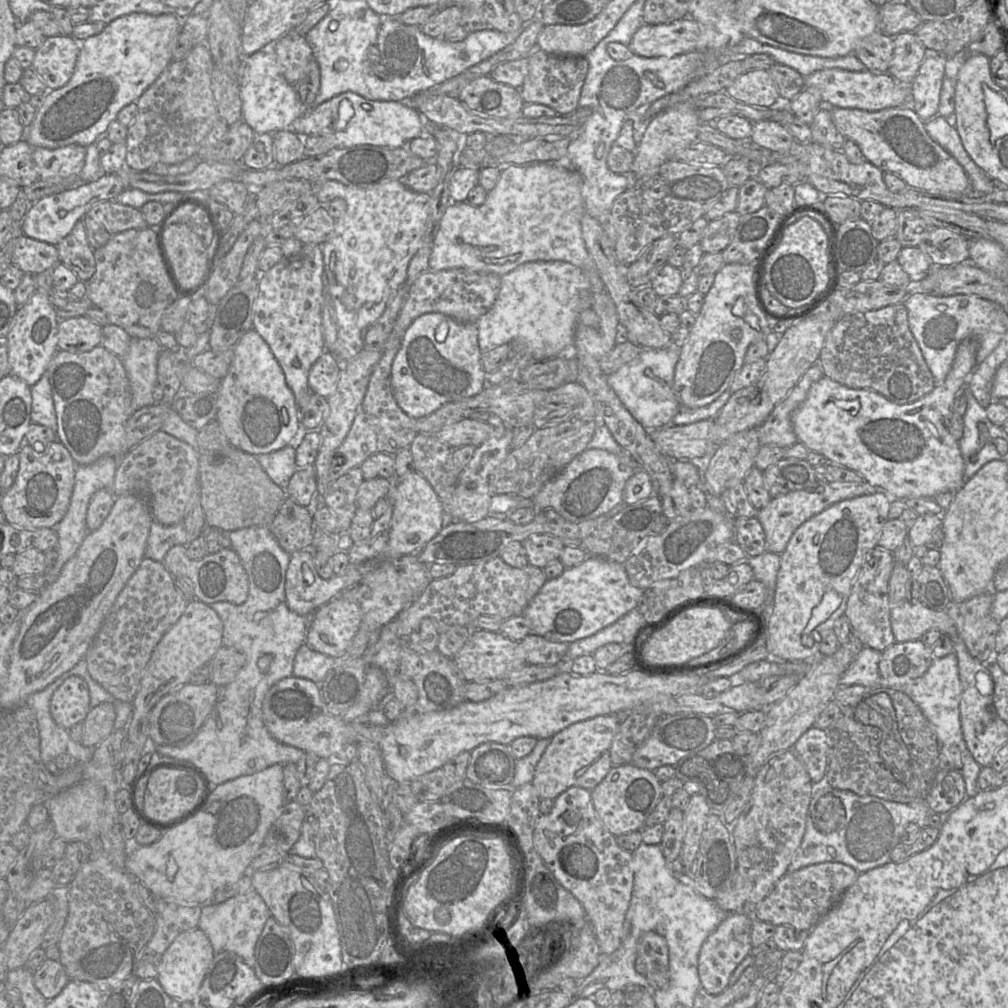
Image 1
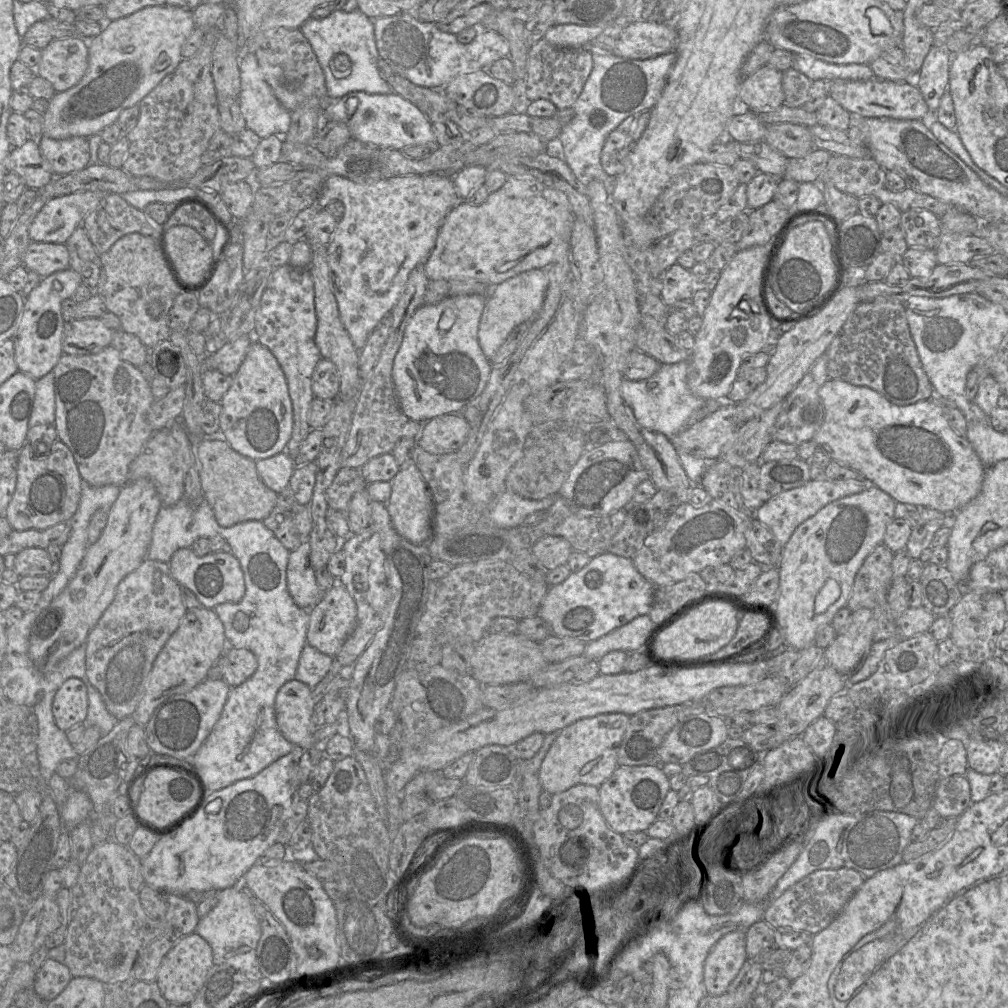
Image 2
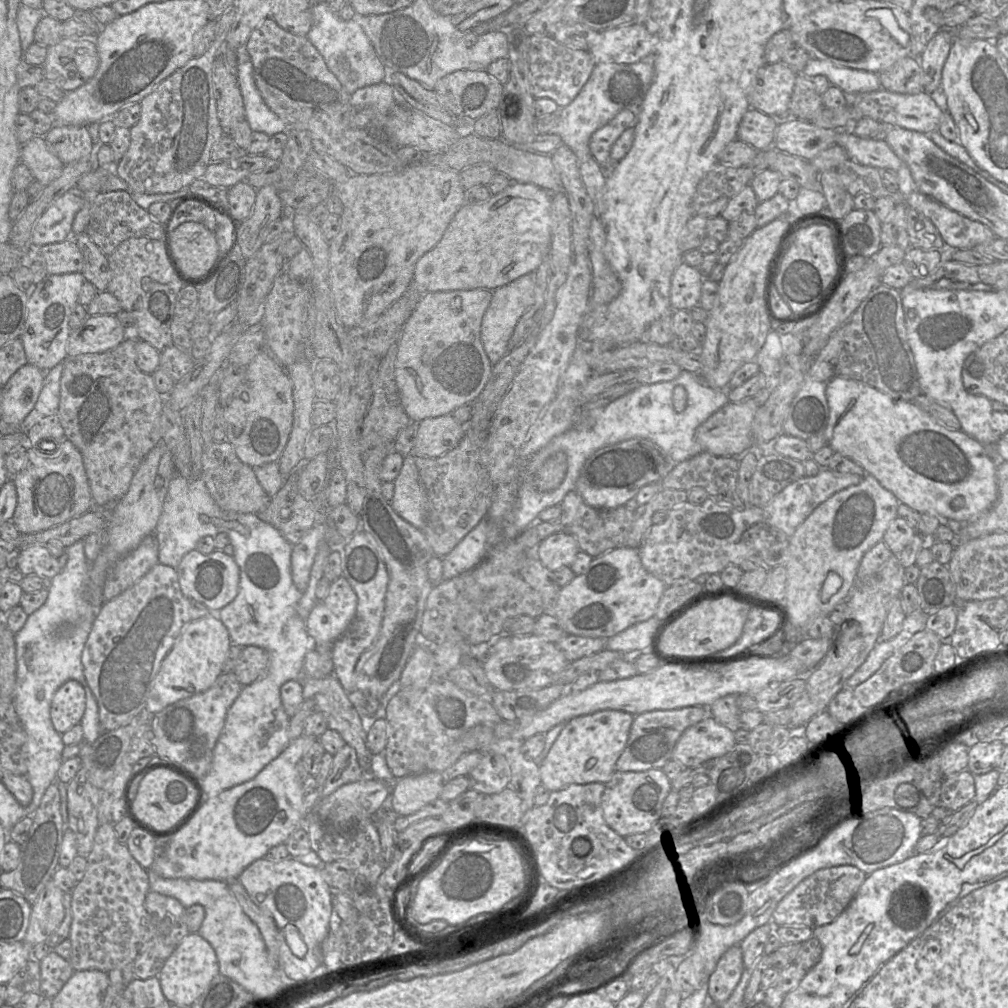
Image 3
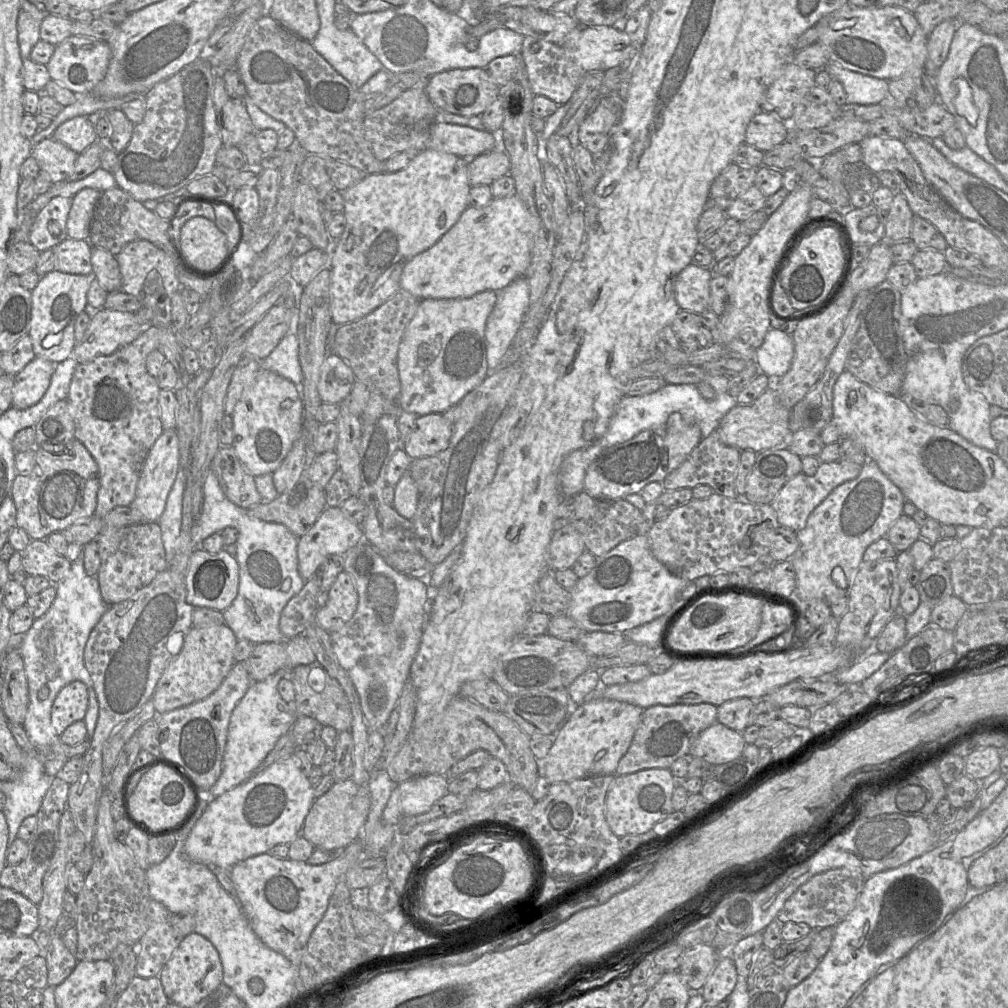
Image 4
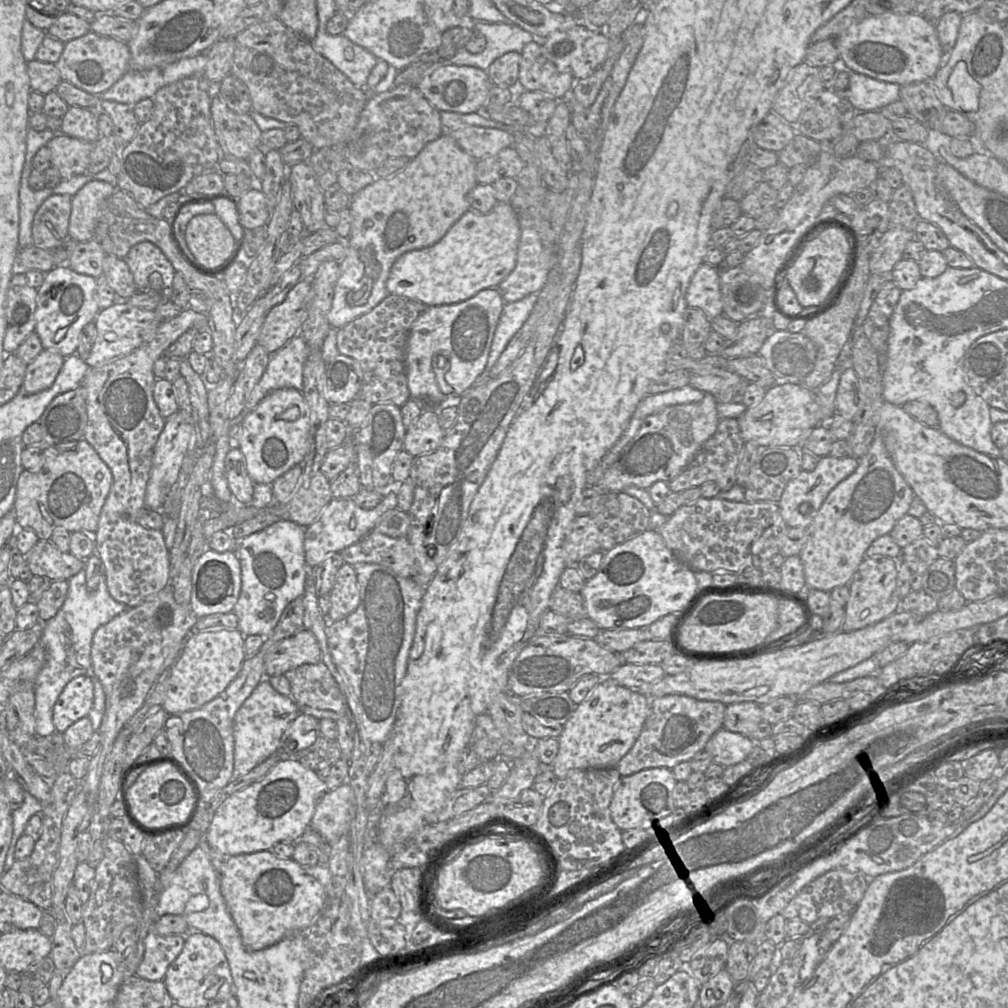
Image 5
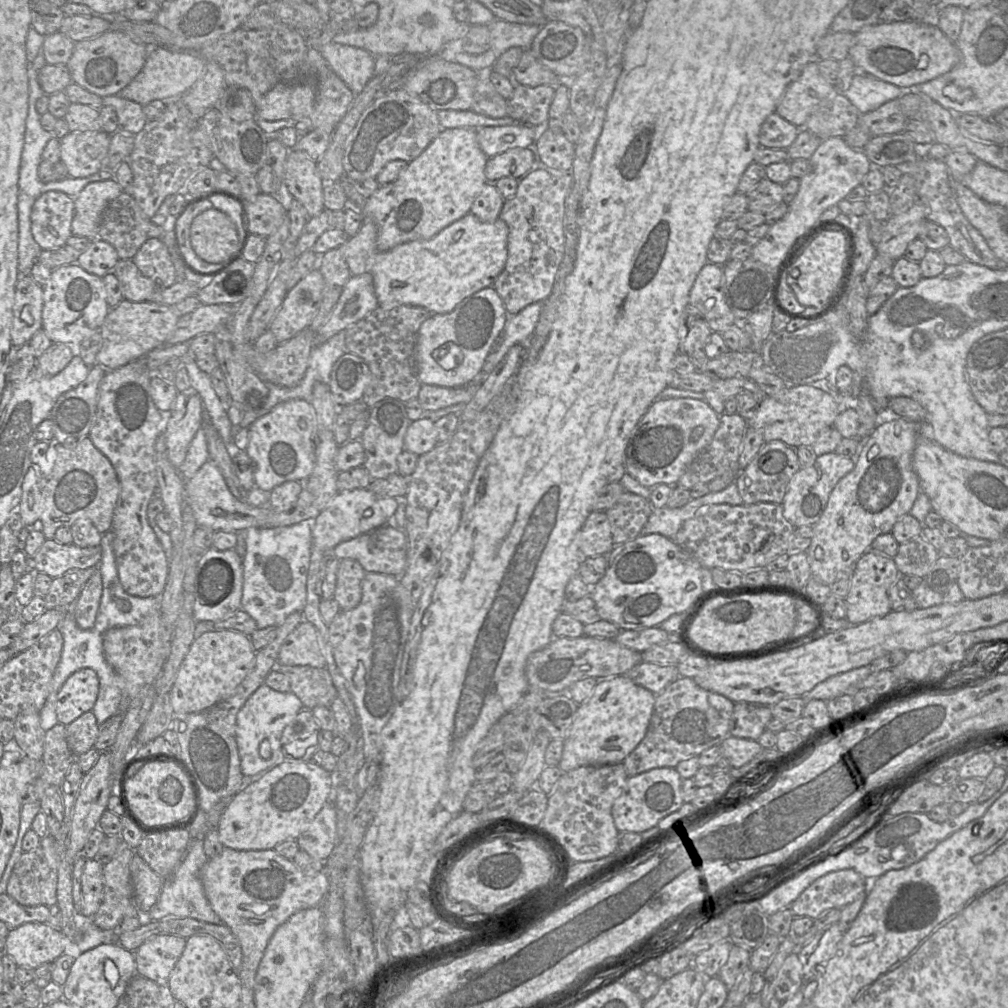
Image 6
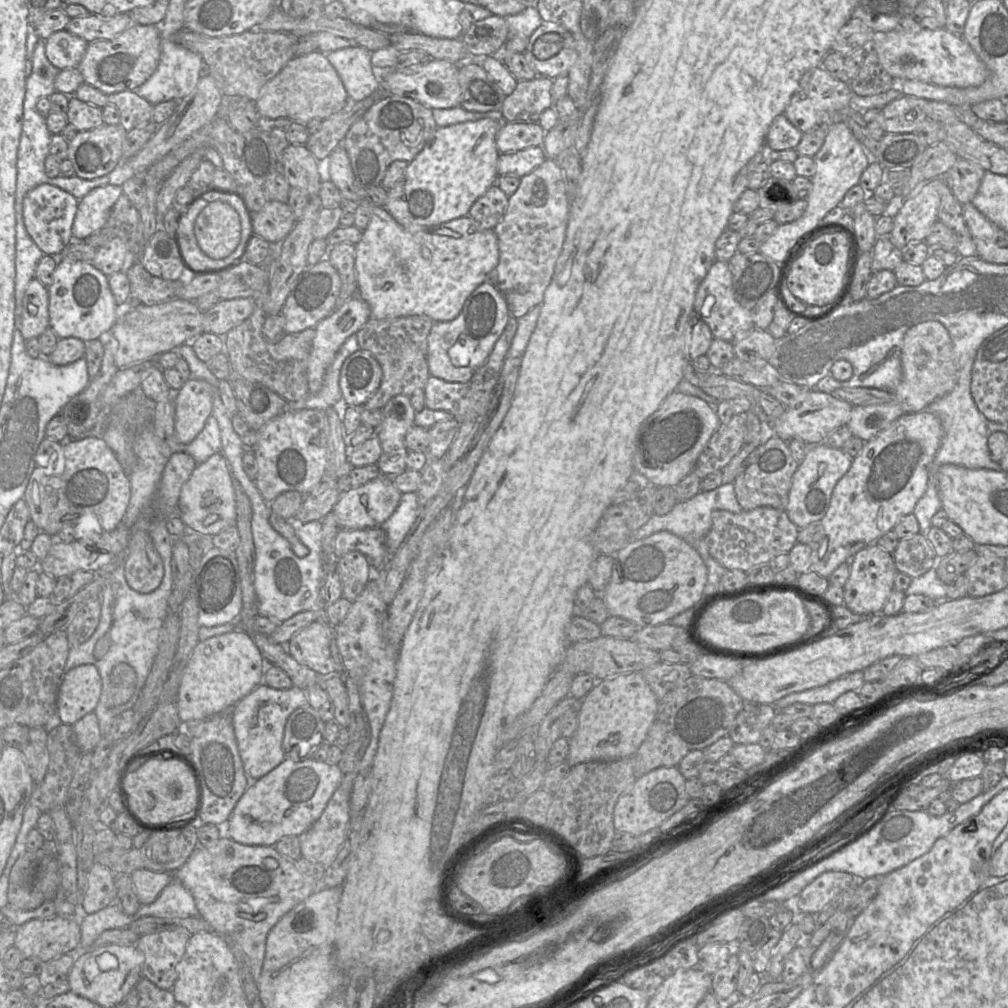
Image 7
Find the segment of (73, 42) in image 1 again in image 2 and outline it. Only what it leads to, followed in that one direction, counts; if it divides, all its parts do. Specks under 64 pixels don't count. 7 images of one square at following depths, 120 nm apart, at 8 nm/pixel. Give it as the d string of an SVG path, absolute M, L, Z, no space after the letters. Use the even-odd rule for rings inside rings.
M81 36L53 39L43 50L36 74L61 92L75 86L88 68L88 40Z

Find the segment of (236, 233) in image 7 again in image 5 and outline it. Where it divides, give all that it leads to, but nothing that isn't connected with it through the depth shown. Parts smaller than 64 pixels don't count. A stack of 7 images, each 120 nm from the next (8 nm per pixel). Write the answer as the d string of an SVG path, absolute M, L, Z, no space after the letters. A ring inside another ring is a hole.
M216 214L194 216L187 225L185 240L192 258L208 268L220 265L230 255L236 241Z

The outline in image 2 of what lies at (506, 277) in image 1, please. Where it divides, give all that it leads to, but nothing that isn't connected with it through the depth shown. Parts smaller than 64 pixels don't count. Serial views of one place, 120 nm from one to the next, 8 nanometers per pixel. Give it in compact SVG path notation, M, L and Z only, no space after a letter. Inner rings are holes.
M531 269L493 287L485 304L478 330L478 341L484 355L491 360L512 330L526 321L533 321L542 309L548 288L547 269Z

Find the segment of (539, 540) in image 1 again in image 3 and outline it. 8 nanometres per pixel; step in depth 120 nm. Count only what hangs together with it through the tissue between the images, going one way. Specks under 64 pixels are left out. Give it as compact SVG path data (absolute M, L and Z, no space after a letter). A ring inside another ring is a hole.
M560 532L545 538L536 547L533 555L550 571L570 567L580 552L578 541L570 534Z

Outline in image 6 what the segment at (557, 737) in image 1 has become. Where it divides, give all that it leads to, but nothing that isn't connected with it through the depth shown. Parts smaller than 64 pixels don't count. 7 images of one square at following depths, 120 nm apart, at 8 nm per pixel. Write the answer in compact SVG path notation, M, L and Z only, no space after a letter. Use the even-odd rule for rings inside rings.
M627 675L607 678L596 684L585 702L578 704L558 764L563 772L584 765L622 763L646 735L656 695L633 682Z

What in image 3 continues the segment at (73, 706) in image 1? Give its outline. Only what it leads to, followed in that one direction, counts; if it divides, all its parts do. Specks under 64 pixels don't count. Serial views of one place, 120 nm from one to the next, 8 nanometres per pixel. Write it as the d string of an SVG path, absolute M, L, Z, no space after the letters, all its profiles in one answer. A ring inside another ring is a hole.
M68 680L55 692L51 707L51 721L55 730L63 734L80 724L86 709L83 686L76 680Z

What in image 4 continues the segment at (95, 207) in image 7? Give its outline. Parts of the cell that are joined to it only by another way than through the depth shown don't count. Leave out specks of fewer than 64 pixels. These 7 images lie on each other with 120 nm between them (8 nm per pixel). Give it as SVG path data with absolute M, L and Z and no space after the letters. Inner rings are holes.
M83 188L72 198L67 219L68 237L89 240L90 225L94 209L102 192L94 188Z

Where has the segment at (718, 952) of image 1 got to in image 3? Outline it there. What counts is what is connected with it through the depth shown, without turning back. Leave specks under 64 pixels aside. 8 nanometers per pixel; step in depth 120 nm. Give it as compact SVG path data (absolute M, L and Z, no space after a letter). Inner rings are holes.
M734 945L720 957L708 979L710 1002L724 1003L737 986L743 971L744 963L741 947Z

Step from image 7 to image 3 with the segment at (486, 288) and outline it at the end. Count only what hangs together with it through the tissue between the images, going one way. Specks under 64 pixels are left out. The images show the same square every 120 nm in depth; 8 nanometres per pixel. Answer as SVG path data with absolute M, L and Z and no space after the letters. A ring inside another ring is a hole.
M473 289L426 292L421 296L401 331L395 363L400 400L412 422L452 414L456 408L474 402L484 389L493 365L482 345L481 325L492 294L488 289Z

